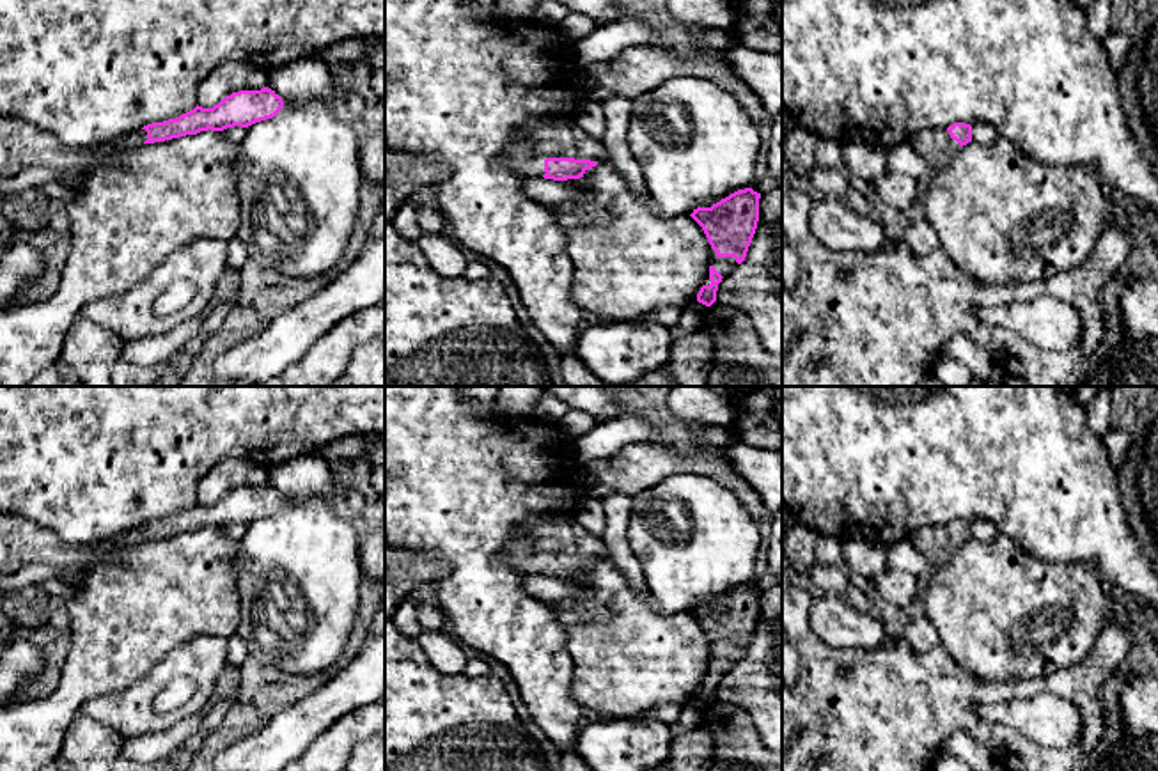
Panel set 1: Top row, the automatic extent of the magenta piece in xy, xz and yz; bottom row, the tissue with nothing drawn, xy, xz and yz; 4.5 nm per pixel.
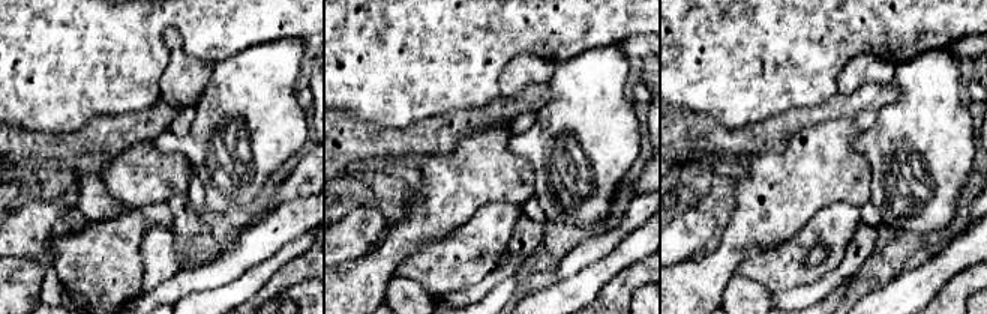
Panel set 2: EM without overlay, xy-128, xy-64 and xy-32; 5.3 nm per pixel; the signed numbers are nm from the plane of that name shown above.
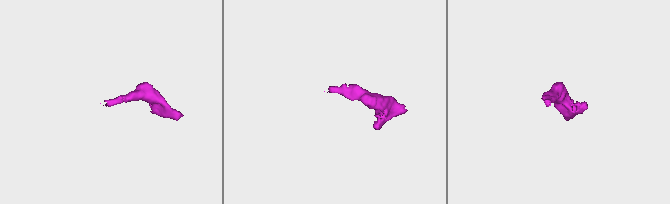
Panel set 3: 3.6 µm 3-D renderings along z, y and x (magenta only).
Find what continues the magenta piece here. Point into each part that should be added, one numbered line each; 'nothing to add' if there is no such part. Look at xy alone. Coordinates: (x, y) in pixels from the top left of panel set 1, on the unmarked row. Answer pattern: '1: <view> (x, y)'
1: xy (22, 543)

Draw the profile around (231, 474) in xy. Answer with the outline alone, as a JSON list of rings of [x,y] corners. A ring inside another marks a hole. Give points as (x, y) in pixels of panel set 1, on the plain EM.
[[[227,457],[200,479],[199,503],[213,505],[232,489],[261,487],[264,484],[268,484],[268,468],[261,463]]]

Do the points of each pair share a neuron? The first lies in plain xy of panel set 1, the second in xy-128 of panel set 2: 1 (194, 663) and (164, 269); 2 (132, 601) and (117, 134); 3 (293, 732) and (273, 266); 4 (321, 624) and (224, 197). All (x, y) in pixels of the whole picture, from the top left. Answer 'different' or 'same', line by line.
1: different
2: different
3: same
4: same

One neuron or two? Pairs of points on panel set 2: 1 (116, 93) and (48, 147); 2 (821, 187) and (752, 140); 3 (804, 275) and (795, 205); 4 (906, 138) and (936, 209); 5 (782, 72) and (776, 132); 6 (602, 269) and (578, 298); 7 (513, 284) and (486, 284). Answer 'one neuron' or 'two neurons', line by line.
1: two neurons
2: two neurons
3: two neurons
4: one neuron
5: two neurons
6: one neuron
7: two neurons

